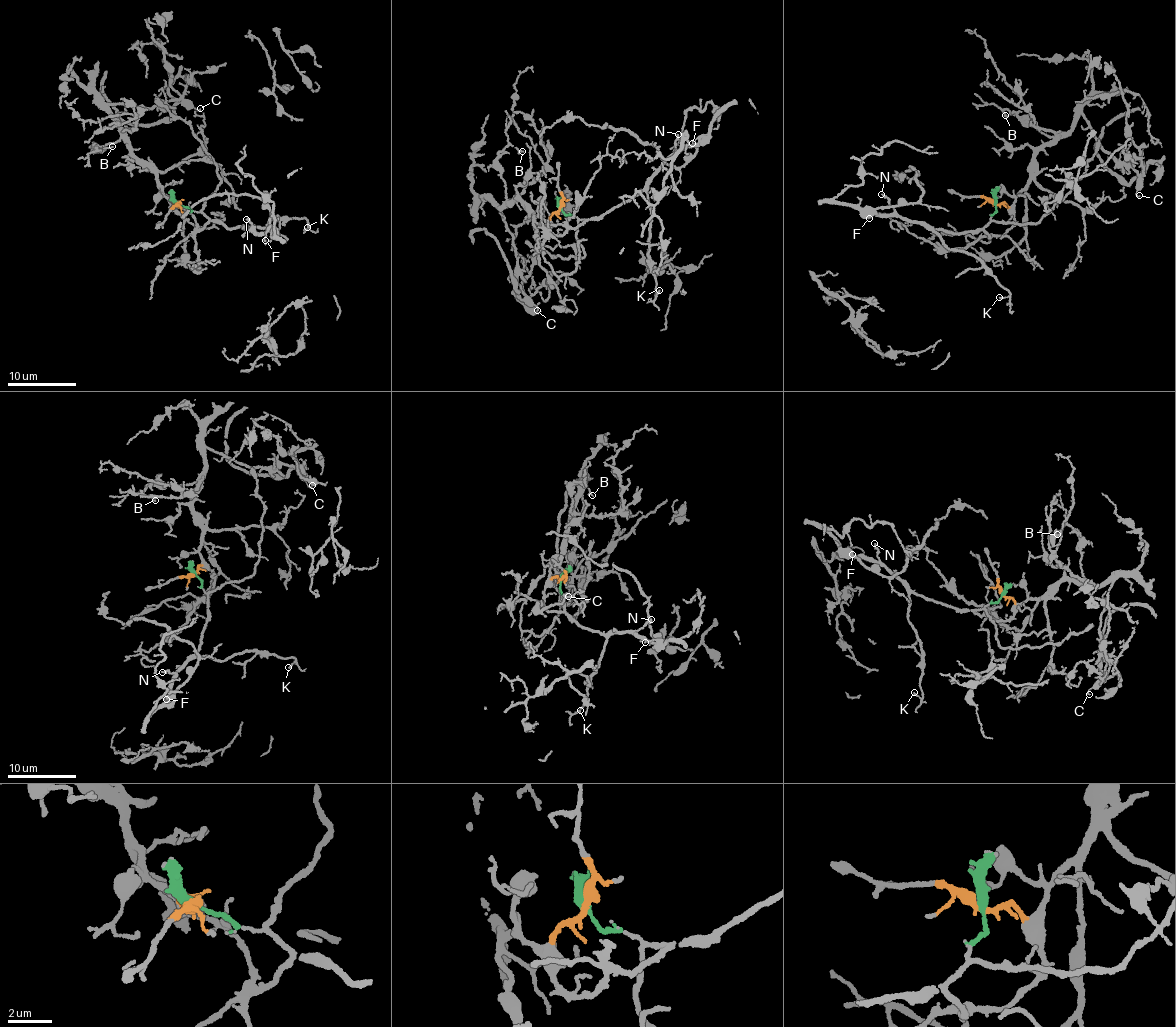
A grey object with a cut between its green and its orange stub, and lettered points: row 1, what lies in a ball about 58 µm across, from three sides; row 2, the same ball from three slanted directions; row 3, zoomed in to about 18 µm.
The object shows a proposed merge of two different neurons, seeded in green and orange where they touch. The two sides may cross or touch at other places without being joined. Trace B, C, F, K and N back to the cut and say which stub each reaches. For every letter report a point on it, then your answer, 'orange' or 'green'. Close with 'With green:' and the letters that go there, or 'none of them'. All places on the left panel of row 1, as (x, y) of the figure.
B: place (112, 146); orange
C: place (200, 108); orange
F: place (265, 240); green
K: place (307, 227); green
N: place (246, 219); green
With green: F, K, N

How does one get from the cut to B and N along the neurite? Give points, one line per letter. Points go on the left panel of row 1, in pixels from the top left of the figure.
B: (179, 204), (161, 192), (155, 176), (133, 155), (122, 140), (105, 145), (99, 152), (92, 150), (112, 146)
N: (179, 204), (228, 228), (251, 229), (251, 221), (246, 219)

